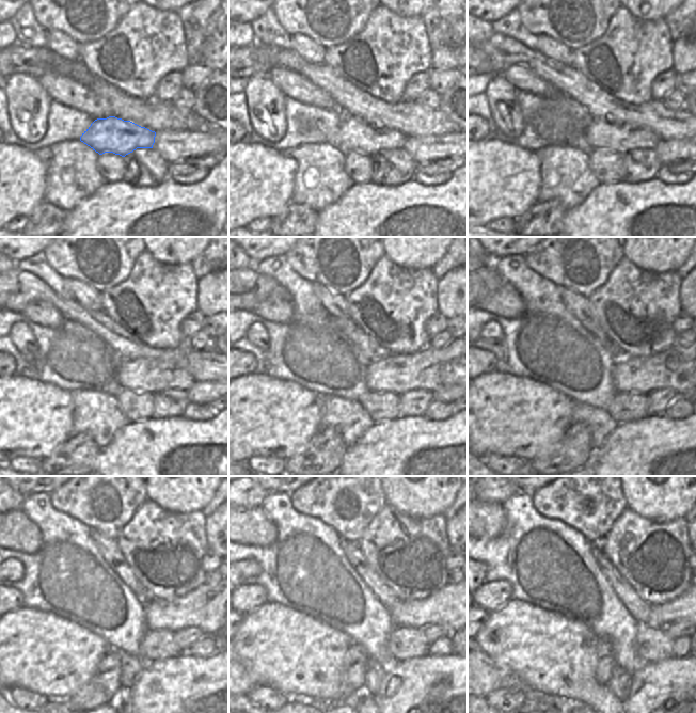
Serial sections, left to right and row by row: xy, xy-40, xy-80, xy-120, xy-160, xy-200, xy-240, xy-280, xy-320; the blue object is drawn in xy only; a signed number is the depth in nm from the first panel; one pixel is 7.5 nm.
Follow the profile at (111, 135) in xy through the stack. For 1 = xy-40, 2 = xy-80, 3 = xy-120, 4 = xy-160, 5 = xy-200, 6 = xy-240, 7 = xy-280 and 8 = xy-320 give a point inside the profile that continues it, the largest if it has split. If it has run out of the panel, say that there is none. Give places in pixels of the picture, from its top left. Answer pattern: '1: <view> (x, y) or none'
1: xy-40 (354, 135)
2: xy-80 (601, 136)
3: xy-120 (144, 375)
4: xy-160 (397, 374)
5: xy-200 (673, 369)
6: xy-240 (206, 607)
7: xy-280 (445, 607)
8: xy-320 (684, 607)

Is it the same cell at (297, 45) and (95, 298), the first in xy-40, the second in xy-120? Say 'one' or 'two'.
one

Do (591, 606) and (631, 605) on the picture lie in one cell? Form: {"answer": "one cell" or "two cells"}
{"answer": "two cells"}

